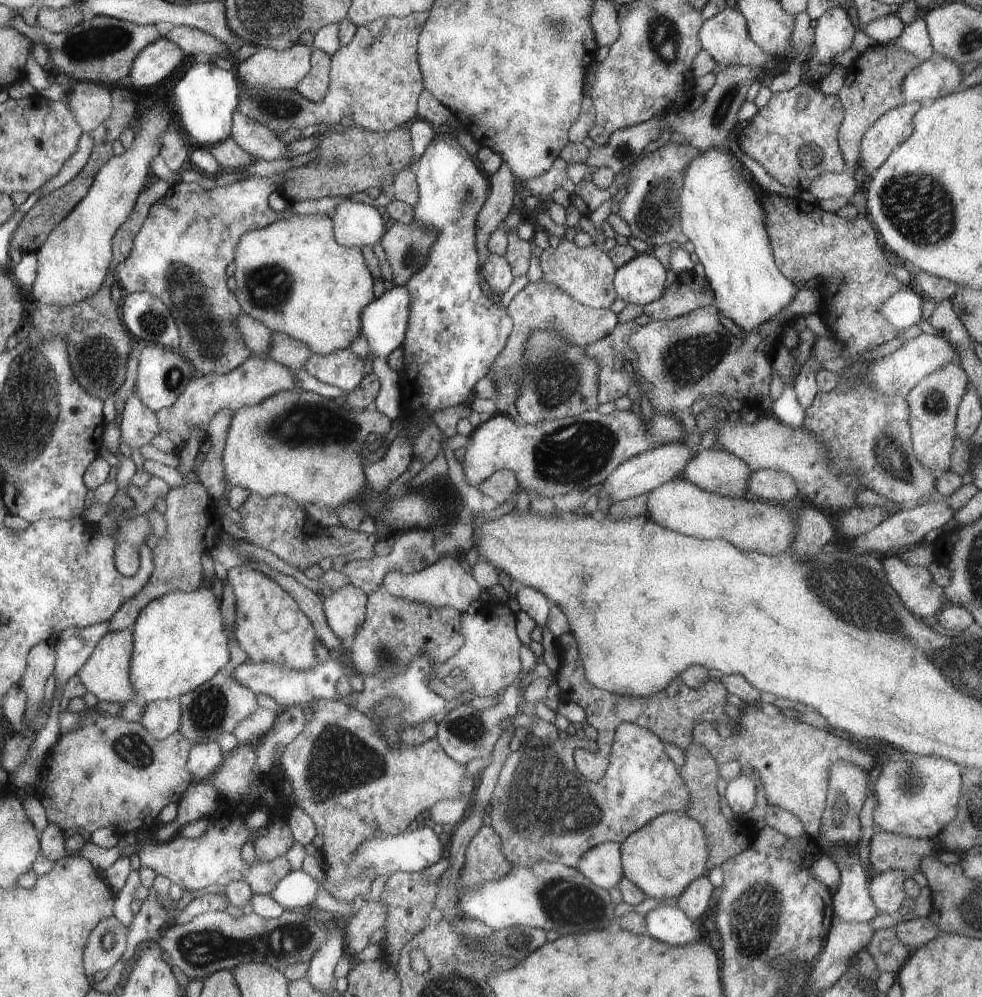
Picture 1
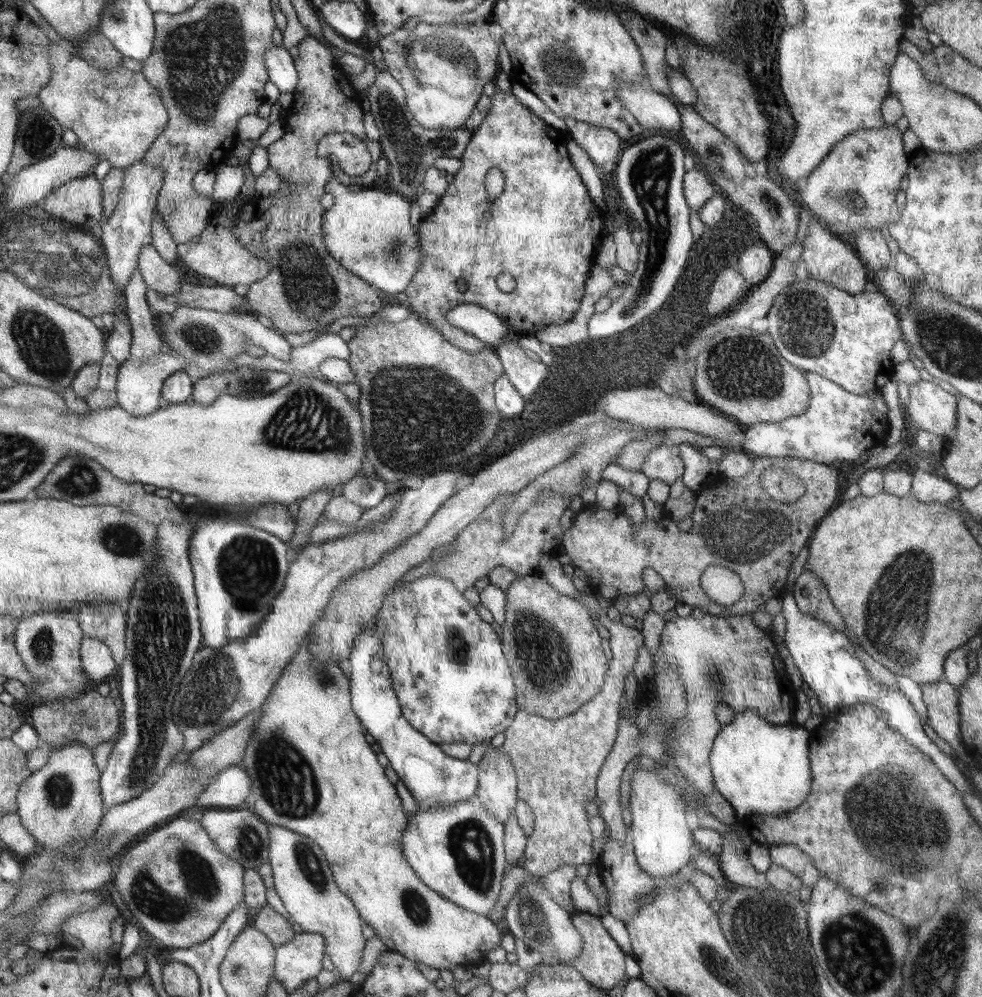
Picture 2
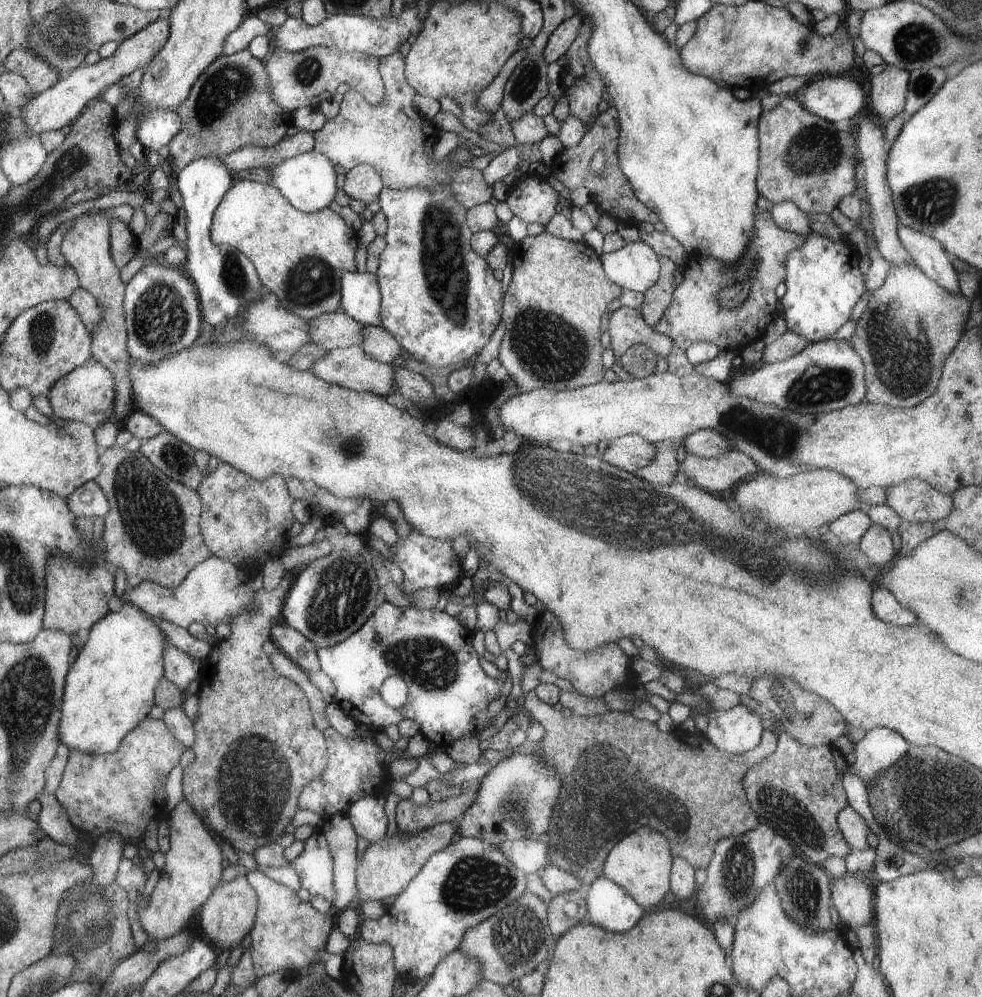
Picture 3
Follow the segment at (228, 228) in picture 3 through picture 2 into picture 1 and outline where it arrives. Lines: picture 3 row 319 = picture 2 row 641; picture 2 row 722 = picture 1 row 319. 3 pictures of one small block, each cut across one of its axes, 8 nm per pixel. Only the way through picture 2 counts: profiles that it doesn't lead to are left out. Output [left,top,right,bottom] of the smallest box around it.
[235,216,373,356]

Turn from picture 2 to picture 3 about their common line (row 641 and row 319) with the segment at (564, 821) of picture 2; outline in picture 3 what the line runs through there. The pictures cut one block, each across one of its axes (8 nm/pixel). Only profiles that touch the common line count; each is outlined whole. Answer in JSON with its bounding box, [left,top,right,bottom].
[607,308,673,360]

